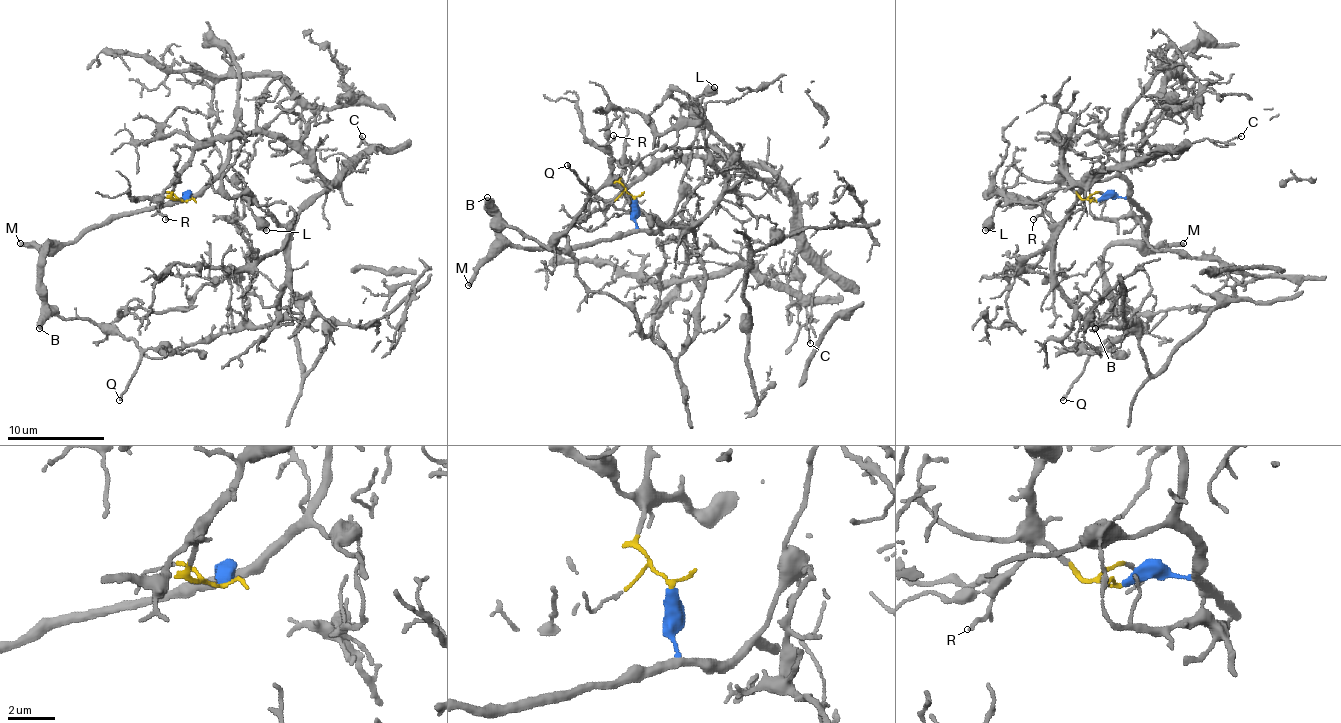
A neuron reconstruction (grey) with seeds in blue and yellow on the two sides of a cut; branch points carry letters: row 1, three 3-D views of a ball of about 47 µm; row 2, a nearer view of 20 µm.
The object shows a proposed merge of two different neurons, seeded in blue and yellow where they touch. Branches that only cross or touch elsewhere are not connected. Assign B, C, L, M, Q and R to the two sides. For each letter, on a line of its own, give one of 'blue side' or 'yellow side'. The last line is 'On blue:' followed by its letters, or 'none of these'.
B: blue side
C: yellow side
L: blue side
M: blue side
Q: blue side
R: yellow side
On blue: B, L, M, Q

